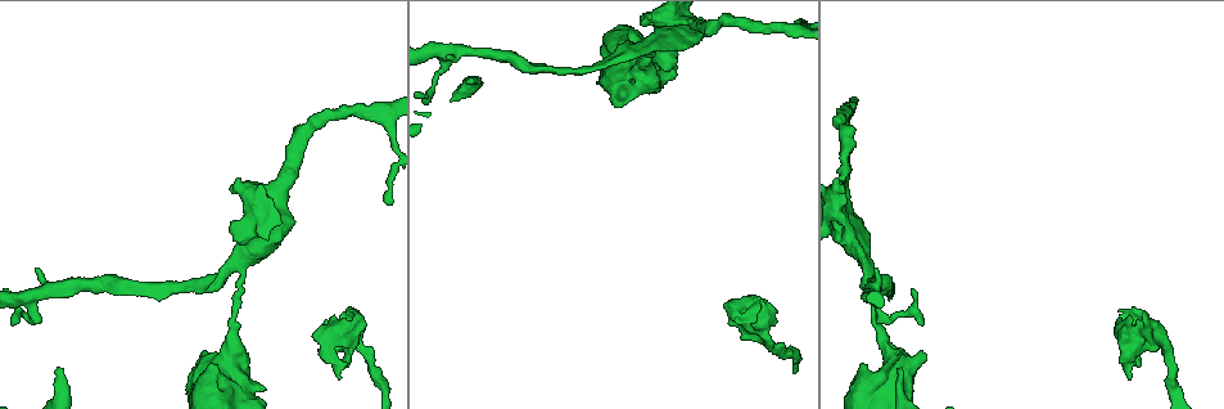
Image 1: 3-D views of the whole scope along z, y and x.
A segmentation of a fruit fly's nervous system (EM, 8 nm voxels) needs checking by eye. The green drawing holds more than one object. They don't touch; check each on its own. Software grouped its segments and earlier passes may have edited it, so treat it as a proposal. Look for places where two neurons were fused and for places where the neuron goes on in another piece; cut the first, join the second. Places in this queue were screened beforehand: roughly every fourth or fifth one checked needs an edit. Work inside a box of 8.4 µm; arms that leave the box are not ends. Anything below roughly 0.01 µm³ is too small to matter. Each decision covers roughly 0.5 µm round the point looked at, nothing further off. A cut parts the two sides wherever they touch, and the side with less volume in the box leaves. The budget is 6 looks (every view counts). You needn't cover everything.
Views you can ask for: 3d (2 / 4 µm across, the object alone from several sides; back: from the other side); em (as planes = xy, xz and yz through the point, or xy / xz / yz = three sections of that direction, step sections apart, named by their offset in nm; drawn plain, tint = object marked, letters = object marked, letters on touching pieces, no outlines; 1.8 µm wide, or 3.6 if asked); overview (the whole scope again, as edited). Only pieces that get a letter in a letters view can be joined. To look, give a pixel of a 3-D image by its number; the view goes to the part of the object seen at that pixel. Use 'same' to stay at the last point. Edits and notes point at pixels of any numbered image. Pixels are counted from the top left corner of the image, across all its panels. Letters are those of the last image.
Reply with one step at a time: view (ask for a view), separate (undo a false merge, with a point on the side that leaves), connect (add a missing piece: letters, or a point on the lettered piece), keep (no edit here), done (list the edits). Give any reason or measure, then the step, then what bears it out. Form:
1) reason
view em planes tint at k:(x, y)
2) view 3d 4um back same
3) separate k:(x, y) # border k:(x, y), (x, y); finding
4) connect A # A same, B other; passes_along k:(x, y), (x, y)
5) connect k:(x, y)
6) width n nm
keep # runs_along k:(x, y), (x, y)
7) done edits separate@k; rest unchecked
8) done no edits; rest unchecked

sudden change in width
view 3d 2um at 1:(926, 357)

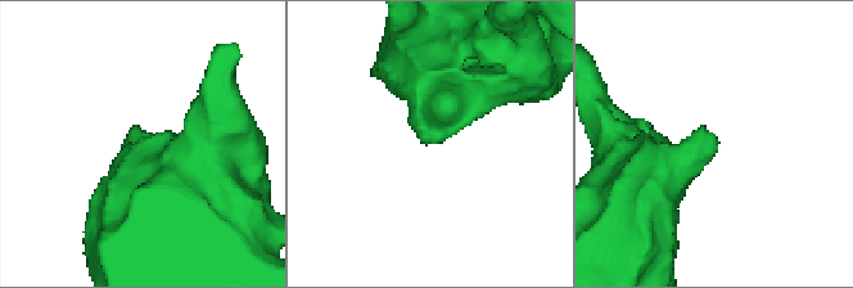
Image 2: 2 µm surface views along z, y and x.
view em xz step 8 letters at 2:(710, 143)

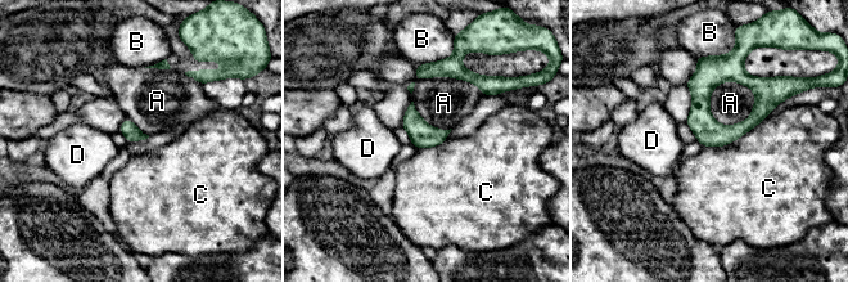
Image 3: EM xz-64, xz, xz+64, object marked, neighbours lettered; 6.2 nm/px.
longest_contact C 420 nm
keep # A other, B other, C other, D other; one neuron here

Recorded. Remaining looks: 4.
abrupt turn
view em planes letters at 1:(656, 49)

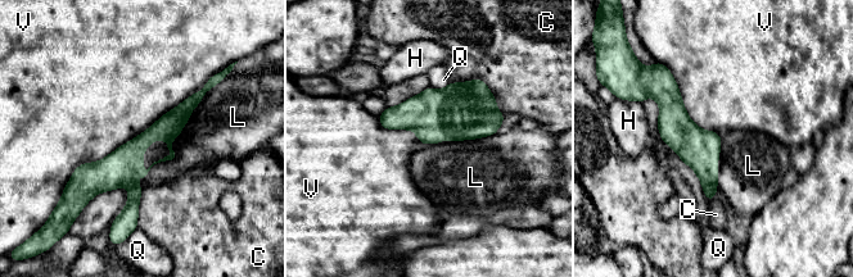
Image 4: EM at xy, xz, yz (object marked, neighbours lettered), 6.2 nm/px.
keep # C other, H other, L other, Q other, V other; runs_along 4:(199, 95), (130, 155), (127, 216); one neuron here

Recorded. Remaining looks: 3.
abrupt turn
view em planes letters at 1:(1142, 333)

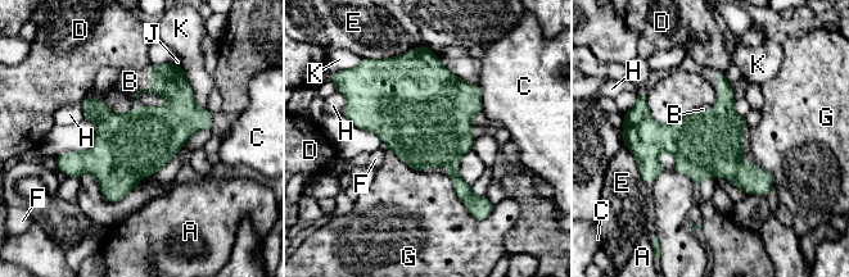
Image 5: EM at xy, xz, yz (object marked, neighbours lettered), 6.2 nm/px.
longest_contact E 340 nm
connect B # A other, B same, C other, D other, E other, F other, G other, H other, J other, K other; the neuron continues

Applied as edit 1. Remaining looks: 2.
done edits connect@5; rest unchecked

